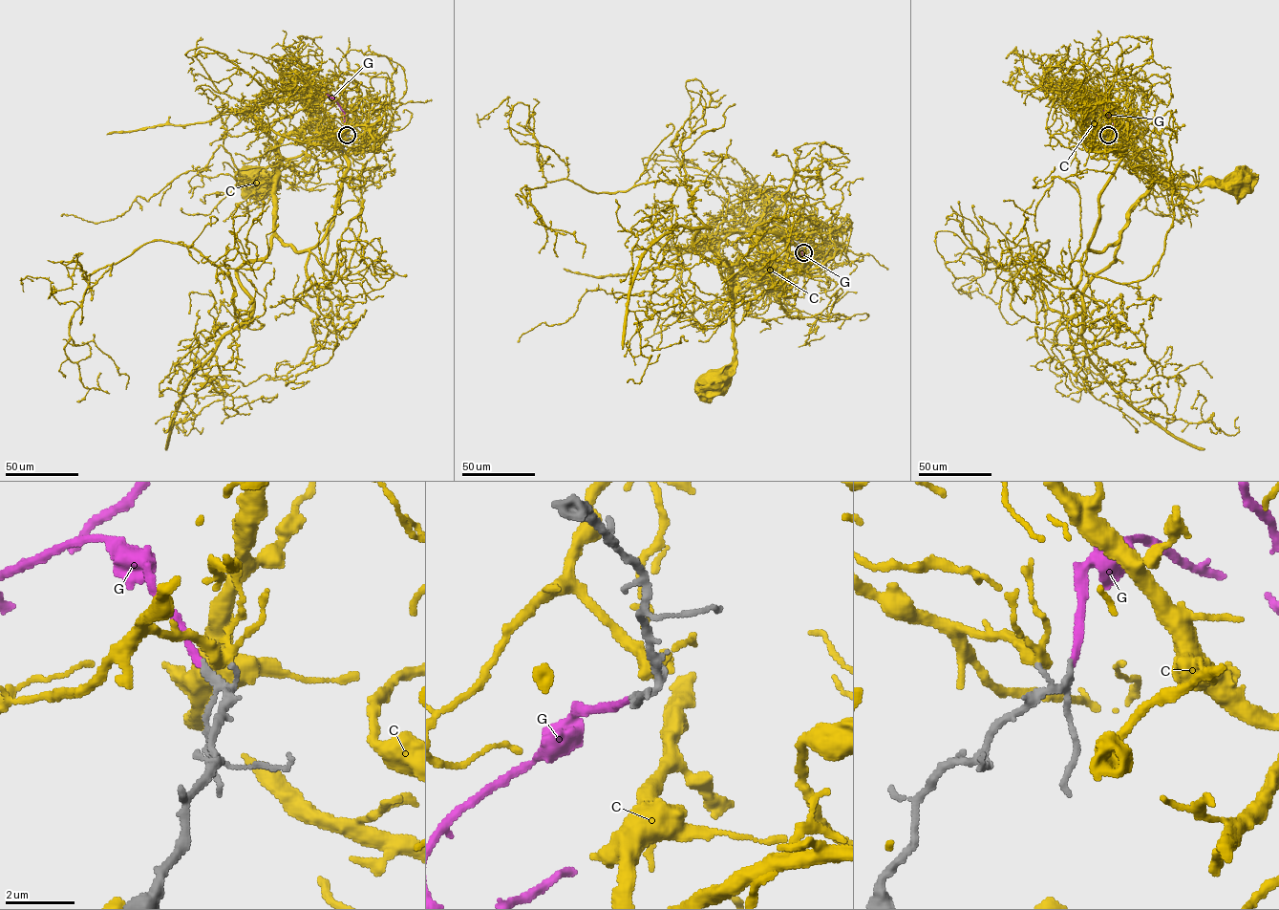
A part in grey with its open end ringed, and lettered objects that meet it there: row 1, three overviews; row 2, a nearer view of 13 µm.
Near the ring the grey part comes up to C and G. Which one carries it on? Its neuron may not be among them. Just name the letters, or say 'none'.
G

